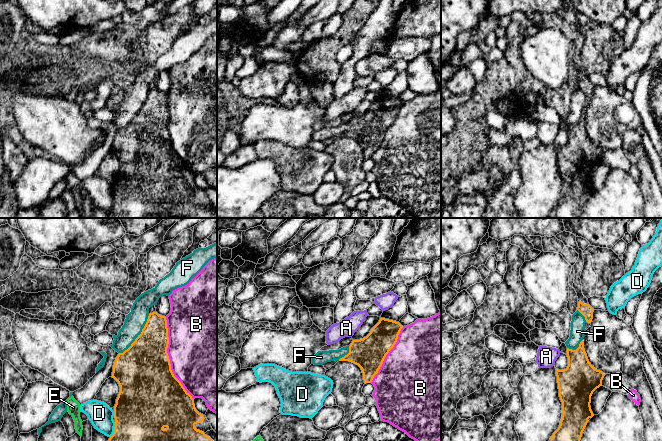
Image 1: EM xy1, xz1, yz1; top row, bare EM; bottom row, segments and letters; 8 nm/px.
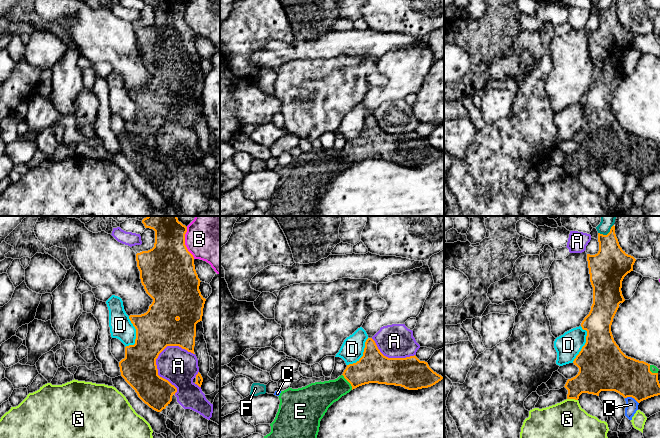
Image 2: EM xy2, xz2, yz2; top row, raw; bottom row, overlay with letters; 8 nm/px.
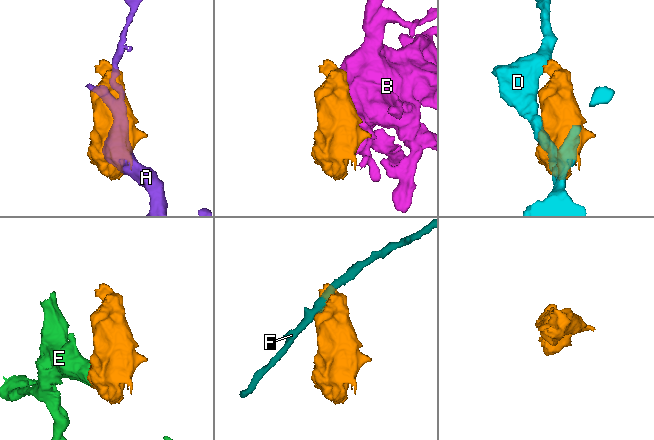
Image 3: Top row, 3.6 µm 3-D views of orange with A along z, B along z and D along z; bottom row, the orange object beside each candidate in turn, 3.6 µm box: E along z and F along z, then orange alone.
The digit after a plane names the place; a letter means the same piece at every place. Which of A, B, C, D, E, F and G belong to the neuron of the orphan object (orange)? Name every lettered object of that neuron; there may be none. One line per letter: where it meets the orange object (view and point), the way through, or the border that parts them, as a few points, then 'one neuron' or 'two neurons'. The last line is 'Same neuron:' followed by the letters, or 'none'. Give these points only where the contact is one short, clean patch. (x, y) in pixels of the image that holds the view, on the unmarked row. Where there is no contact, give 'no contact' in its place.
A: xy2 (157, 148) | two neurons
B: xy1 (168, 134) | two neurons
C: yz2 (632, 173) | along yz2 (625, 173), (632, 173), (638, 179) | two neurons
D: yz2 (585, 120) | two neurons
E: xz2 (348, 157) | one neuron
F: xy1 (139, 111) | two neurons
G: yz2 (572, 174) | two neurons
Same neuron: E

